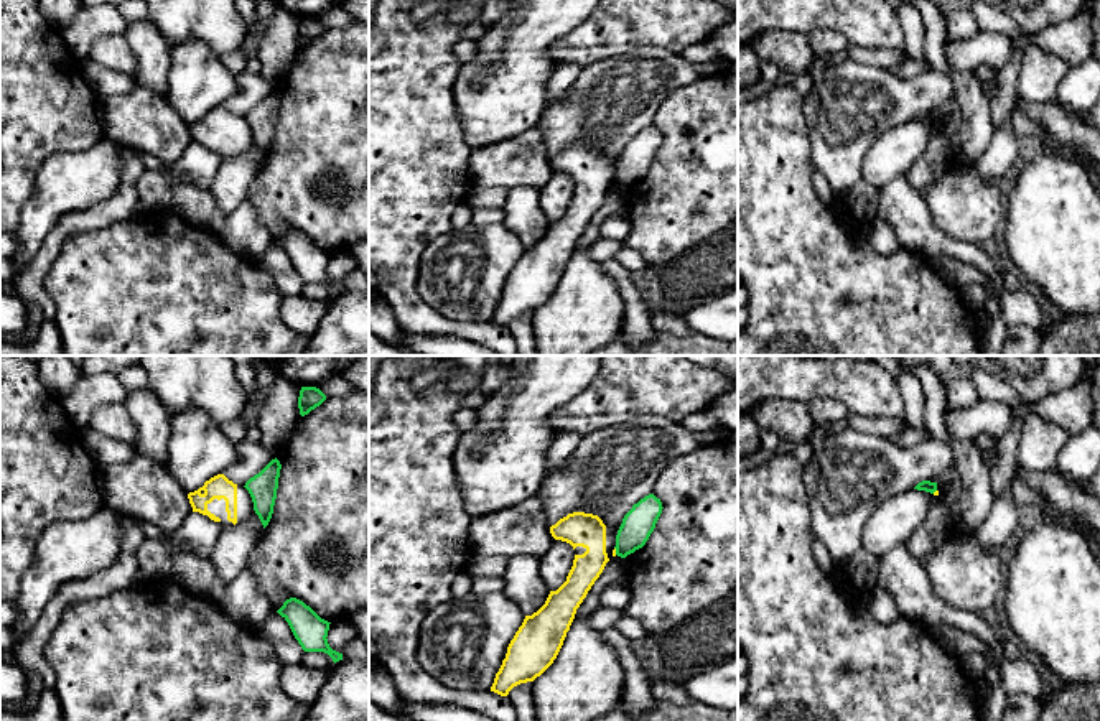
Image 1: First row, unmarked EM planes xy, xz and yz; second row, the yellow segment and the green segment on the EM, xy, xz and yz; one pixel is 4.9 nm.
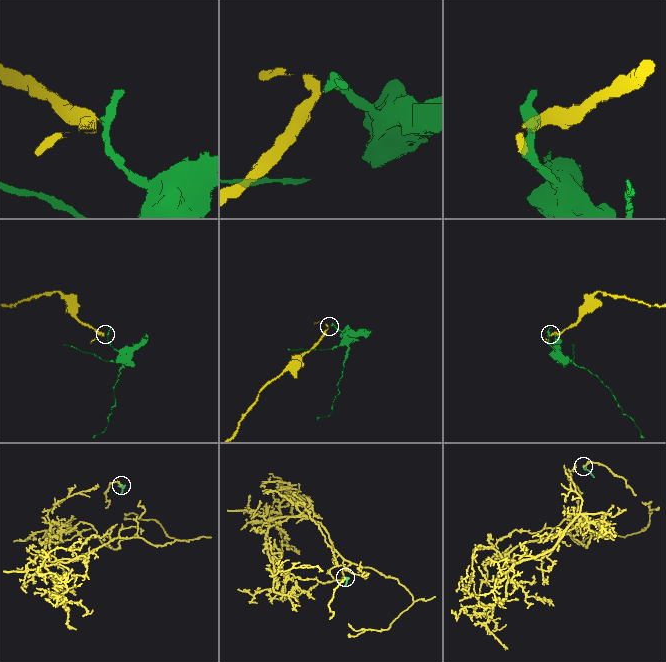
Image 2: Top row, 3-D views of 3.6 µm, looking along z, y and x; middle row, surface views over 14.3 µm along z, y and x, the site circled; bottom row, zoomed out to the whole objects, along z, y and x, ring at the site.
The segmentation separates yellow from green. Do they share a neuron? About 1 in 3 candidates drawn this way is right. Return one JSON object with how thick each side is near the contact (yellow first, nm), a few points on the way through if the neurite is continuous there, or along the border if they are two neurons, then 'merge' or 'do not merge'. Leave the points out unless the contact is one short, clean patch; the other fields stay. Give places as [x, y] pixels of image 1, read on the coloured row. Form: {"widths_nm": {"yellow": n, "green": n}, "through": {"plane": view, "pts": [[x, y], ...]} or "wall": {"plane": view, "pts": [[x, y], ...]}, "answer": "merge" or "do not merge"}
{"widths_nm": {"yellow": 20, "green": 160}, "wall": {"plane": "xz", "pts": [[615, 547], [616, 553]]}, "answer": "do not merge"}

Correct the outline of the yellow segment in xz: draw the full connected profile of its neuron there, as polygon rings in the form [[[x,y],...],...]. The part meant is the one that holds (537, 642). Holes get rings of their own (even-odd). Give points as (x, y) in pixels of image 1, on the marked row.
[[[573,512],[550,527],[555,540],[573,547],[575,560],[566,581],[550,591],[545,604],[525,616],[507,647],[506,658],[496,673],[491,691],[507,696],[509,691],[540,677],[557,658],[576,609],[611,556],[616,556],[619,527],[606,527],[598,515]]]

